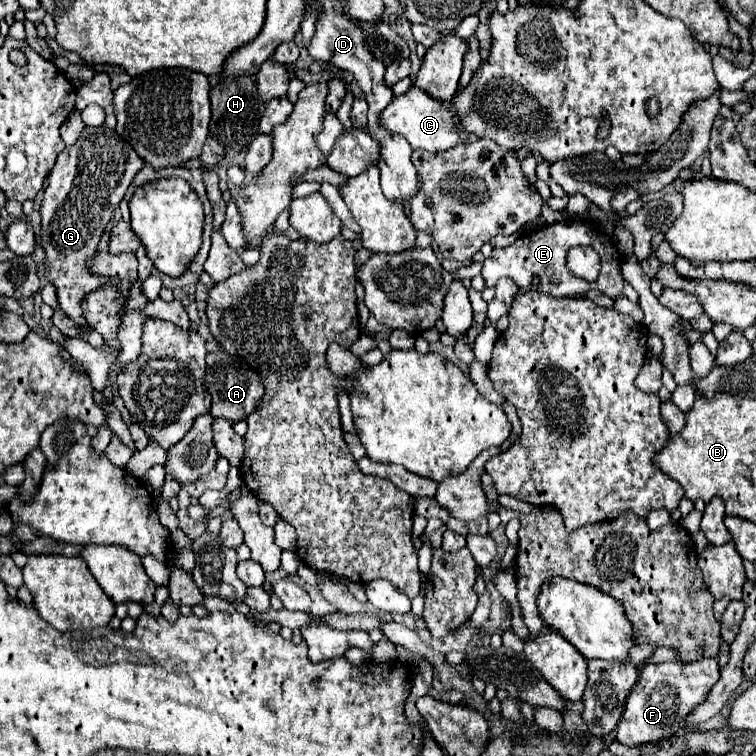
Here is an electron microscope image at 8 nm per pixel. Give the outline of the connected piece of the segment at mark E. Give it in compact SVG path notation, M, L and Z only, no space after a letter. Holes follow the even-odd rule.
M575 218L569 222L541 226L533 232L517 238L507 248L495 248L493 256L483 262L481 276L485 278L487 286L495 286L501 276L509 276L517 282L519 288L531 288L533 280L537 280L537 288L541 292L551 294L551 296L559 296L559 298L561 296L575 296L575 294L583 296L583 294L587 294L587 290L601 290L603 294L607 294L609 298L615 300L615 298L623 296L623 278L621 278L619 266L621 266L621 254L617 252L611 236L595 226L589 226L587 220ZM573 246L591 246L599 254L601 272L599 272L599 278L595 280L595 284L589 284L587 280L577 278L567 270L567 250Z

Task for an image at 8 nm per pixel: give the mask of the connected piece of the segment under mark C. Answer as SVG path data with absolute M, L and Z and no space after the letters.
M411 88L409 92L395 96L391 104L381 112L381 120L389 132L401 134L413 148L425 148L429 152L445 152L457 144L467 144L471 140L469 132L457 132L461 120L455 112L453 102L439 102L427 96L427 92L421 88Z

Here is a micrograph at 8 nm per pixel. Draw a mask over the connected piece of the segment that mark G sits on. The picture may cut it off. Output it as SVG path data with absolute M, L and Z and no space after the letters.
M101 126L101 128L85 128L79 134L77 142L73 146L67 146L57 156L55 166L47 176L47 186L45 186L45 194L43 194L43 202L41 202L41 244L47 254L49 280L57 288L61 308L81 328L87 328L83 324L83 310L79 308L85 292L95 290L105 282L117 282L121 288L129 288L127 280L119 282L119 280L107 280L101 276L91 276L91 272L87 272L87 268L85 268L85 260L87 260L87 256L93 256L97 252L97 242L99 242L107 222L111 220L113 210L119 206L133 176L141 170L141 166L143 166L143 160L139 158L139 154L115 130Z

